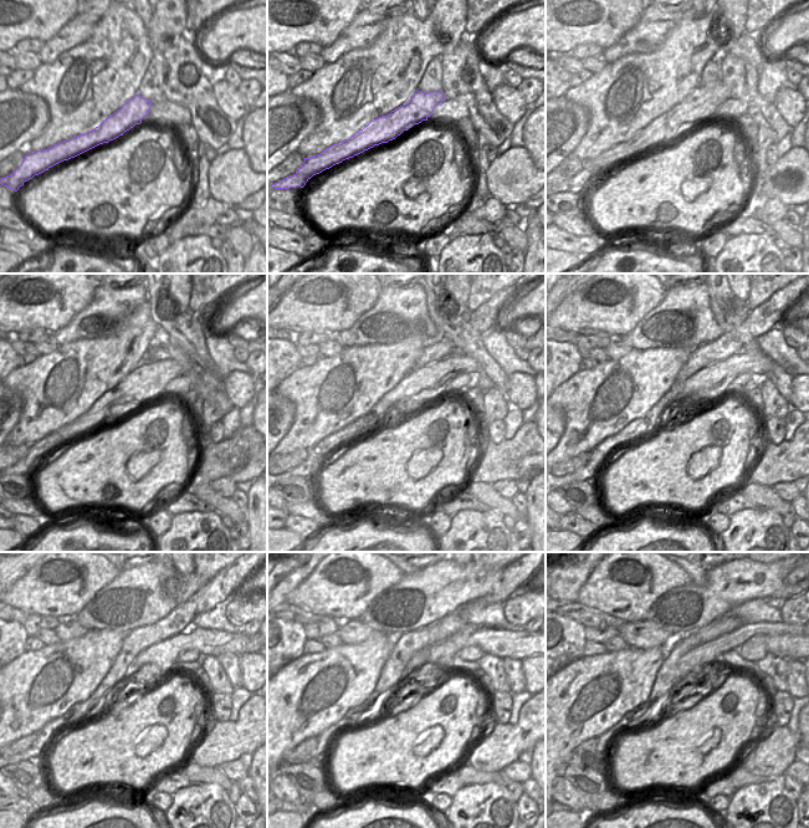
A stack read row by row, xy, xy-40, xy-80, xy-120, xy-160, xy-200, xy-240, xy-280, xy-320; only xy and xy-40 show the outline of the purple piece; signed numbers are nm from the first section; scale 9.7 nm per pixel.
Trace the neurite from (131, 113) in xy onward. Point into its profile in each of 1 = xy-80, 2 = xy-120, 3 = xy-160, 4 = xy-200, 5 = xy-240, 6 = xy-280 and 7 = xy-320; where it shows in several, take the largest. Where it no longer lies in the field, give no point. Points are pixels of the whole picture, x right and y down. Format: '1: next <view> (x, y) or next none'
1: next xy-80 (702, 101)
2: next xy-120 (146, 383)
3: next xy-160 (428, 383)
4: next xy-200 (710, 383)
5: next xy-240 (164, 654)
6: next xy-280 (518, 644)
7: next xy-320 (787, 647)

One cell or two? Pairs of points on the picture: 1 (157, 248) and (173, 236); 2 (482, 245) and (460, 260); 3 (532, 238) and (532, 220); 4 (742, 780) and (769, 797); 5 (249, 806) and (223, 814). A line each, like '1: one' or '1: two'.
1: two
2: one
3: one
4: two
5: two

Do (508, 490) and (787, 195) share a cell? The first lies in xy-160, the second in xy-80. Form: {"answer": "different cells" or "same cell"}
{"answer": "different cells"}

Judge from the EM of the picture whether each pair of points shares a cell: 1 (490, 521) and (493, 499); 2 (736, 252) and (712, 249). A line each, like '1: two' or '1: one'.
1: two
2: two

